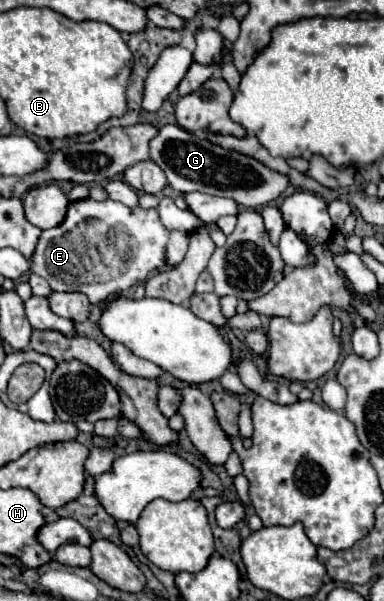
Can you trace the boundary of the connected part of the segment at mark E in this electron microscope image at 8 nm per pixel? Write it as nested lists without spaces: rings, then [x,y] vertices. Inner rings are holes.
[[[84,198],[70,202],[66,220],[60,226],[42,230],[30,260],[30,270],[46,278],[56,292],[82,292],[92,304],[102,304],[130,286],[144,282],[146,276],[164,266],[166,242],[168,230],[160,222],[156,210],[128,208],[114,200],[96,202]],[[134,240],[136,252],[132,248]],[[90,246],[96,250],[88,250]]]

